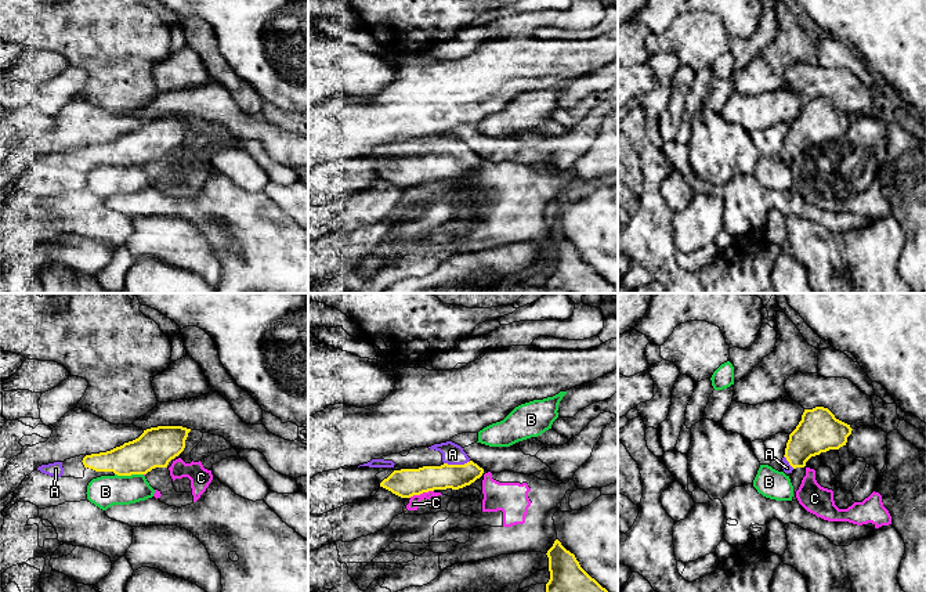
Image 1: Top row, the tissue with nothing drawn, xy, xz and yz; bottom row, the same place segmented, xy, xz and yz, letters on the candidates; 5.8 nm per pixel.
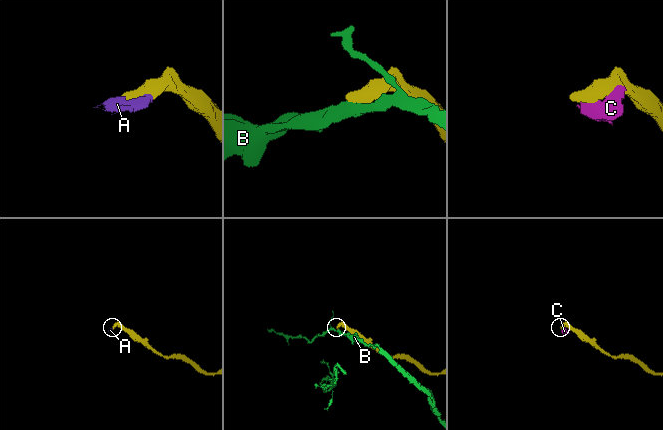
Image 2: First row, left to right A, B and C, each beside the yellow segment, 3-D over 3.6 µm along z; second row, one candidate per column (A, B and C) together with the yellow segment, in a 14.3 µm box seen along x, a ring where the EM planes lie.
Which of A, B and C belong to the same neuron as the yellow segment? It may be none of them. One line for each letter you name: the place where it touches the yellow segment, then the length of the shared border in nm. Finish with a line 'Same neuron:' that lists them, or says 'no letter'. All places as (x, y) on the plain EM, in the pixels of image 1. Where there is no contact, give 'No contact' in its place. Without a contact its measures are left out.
A: Touches yellow at xz (456, 155). Shared border 160 nm
Same neuron: A

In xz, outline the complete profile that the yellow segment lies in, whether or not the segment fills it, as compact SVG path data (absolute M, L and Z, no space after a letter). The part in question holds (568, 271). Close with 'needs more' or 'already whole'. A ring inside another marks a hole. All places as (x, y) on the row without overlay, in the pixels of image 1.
M558 230L547 241L550 270L546 286L571 293L618 293L618 289L592 268L579 255L575 245Z | already whole

